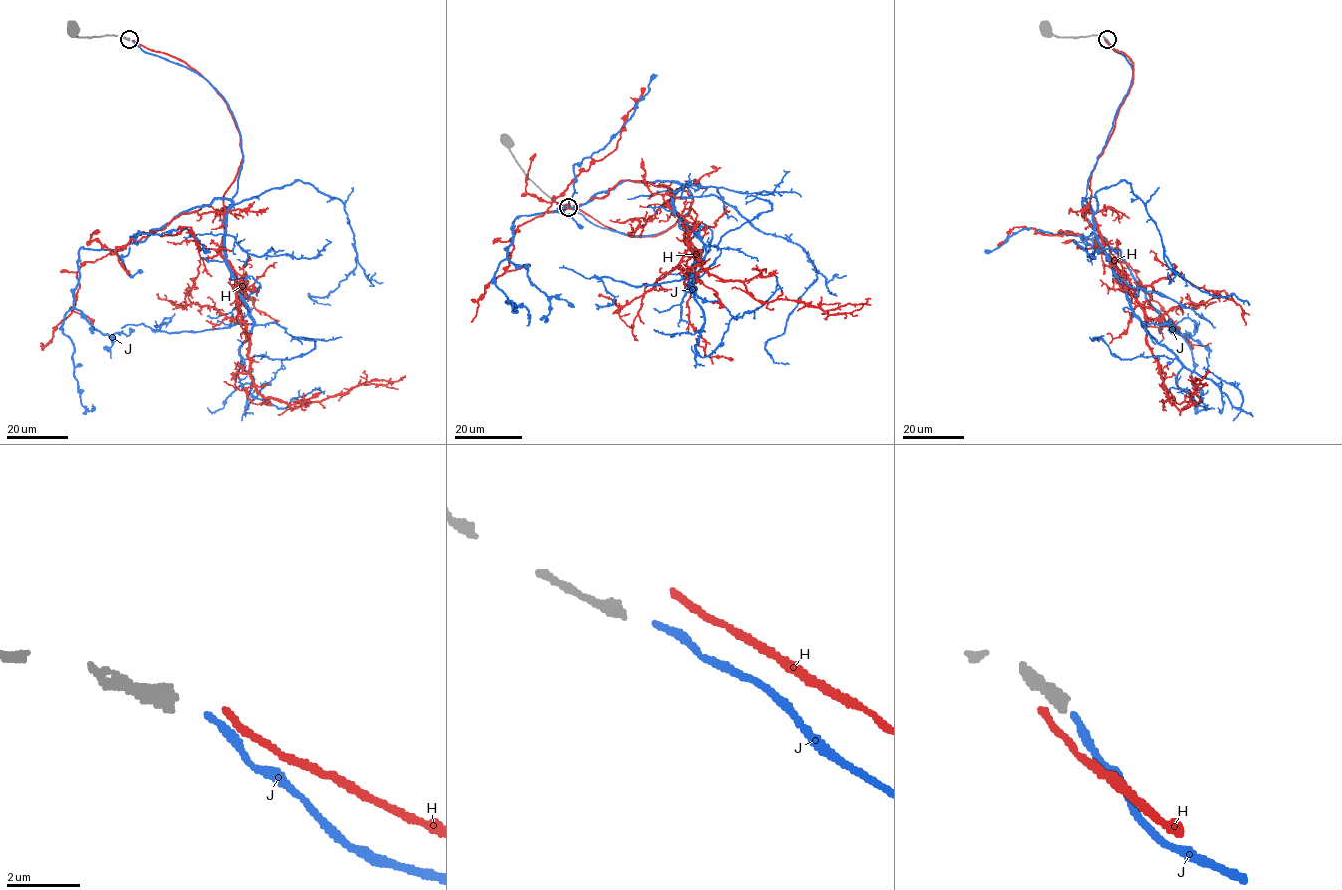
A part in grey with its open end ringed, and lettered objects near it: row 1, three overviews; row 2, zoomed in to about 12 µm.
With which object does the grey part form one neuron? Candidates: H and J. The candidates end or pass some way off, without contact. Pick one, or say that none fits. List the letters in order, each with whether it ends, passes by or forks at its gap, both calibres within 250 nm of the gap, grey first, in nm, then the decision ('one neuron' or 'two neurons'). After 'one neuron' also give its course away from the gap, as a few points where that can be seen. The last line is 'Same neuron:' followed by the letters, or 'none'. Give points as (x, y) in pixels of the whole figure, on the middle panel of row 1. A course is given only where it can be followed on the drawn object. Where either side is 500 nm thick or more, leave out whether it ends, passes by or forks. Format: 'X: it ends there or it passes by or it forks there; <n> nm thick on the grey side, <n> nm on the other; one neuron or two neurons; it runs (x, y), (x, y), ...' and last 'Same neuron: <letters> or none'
H: it ends there; 320 nm thick on the grey side, 190 nm on the other; two neurons
J: it ends there; 320 nm thick on the grey side, 190 nm on the other; one neuron; it runs (571, 208), (652, 235), (692, 197), (622, 181), (516, 218), (495, 284), (527, 325)
Same neuron: J

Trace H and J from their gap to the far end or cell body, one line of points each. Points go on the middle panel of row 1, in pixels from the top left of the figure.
H: (573, 206), (655, 236), (688, 214), (684, 190), (669, 207), (710, 274), (765, 302), (871, 298)
J: (571, 208), (652, 235), (692, 197), (622, 181), (516, 218), (495, 284), (527, 325)

